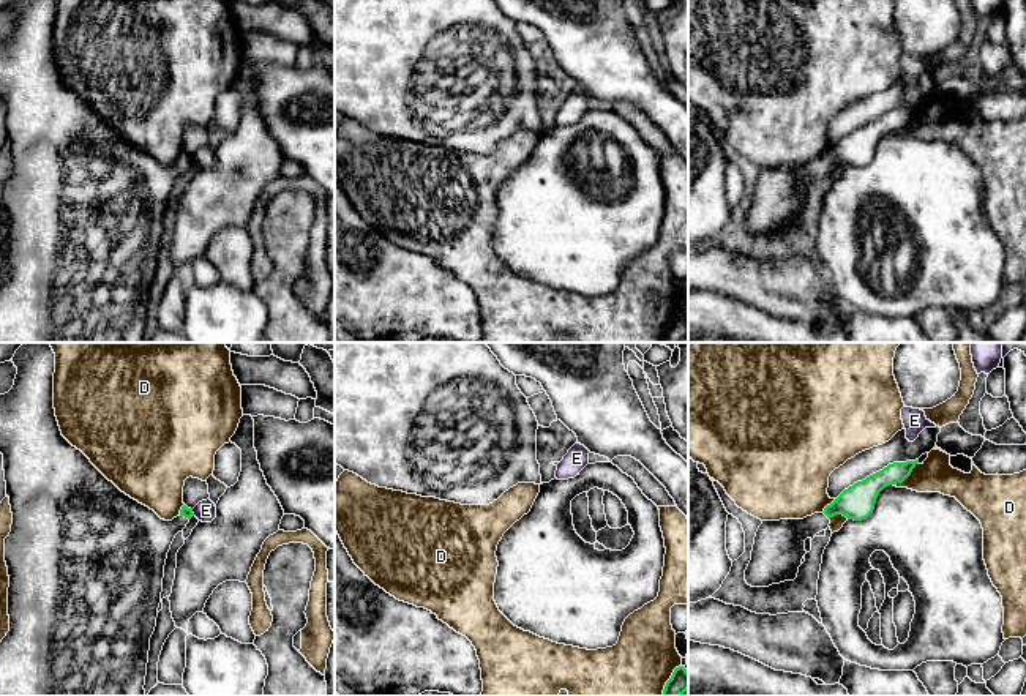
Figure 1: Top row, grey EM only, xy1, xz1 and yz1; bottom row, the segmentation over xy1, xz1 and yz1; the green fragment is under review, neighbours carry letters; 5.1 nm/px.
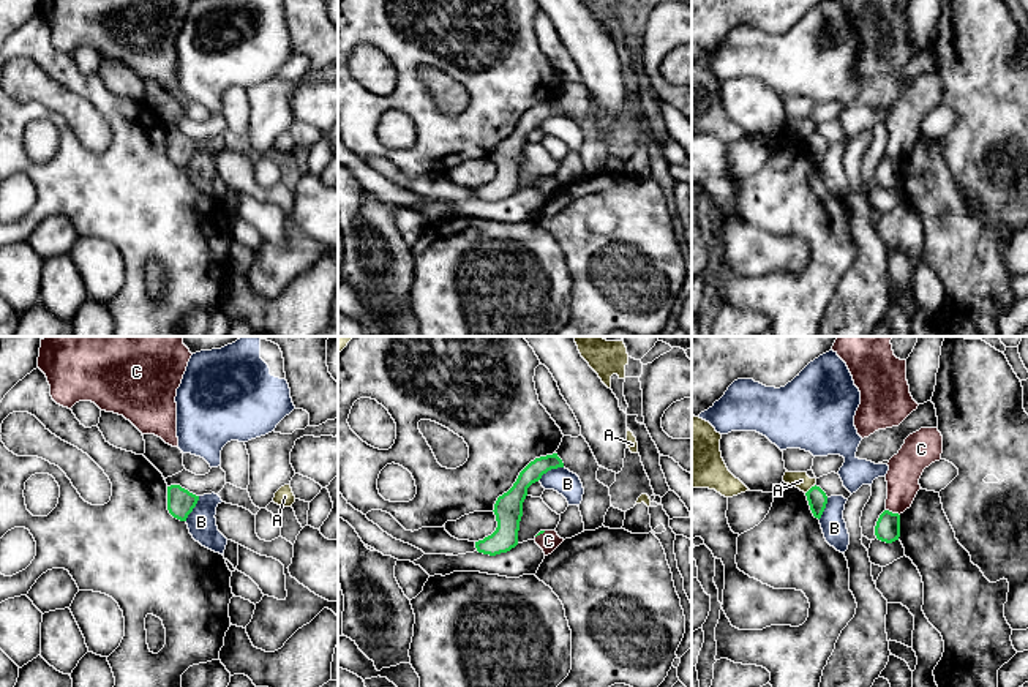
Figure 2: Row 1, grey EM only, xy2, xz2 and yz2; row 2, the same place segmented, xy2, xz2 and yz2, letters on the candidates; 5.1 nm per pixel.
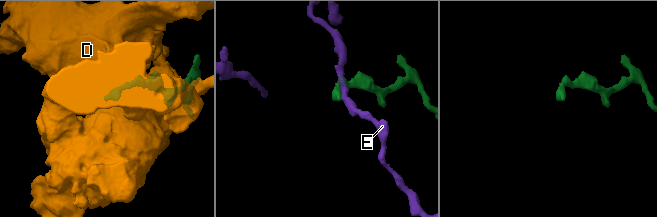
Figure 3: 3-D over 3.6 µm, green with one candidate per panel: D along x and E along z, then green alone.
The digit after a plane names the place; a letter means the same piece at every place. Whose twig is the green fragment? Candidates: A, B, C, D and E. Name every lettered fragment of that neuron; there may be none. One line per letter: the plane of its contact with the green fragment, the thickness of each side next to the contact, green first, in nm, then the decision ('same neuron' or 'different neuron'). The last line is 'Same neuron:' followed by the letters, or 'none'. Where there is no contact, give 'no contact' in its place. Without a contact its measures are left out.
A: meets green in yz2; 100 nm thick on the green side, 90 nm on the other; different neuron
B: meets green in xz2; 110 nm thick on the green side, 130 nm on the other; different neuron
C: meets green in yz2; 130 nm thick on the green side, 170 nm on the other; different neuron
D: meets green in yz1; 140 nm thick on the green side, 180 nm on the other; different neuron
E: meets green in xy1; 50 nm thick on the green side, 110 nm on the other; different neuron
Same neuron: none

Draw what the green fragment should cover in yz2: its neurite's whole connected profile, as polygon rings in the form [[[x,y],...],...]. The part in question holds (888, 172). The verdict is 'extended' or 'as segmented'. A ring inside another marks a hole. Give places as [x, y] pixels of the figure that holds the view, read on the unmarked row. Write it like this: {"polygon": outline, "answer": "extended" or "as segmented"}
{"polygon": [[[884,156],[875,172],[875,182],[878,186],[892,190],[900,183],[900,161]]], "answer": "as segmented"}

